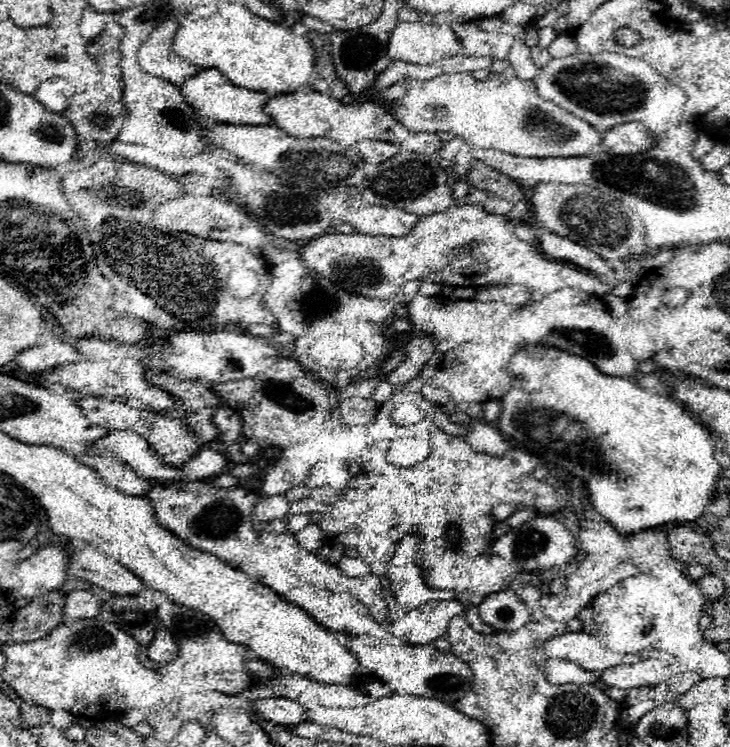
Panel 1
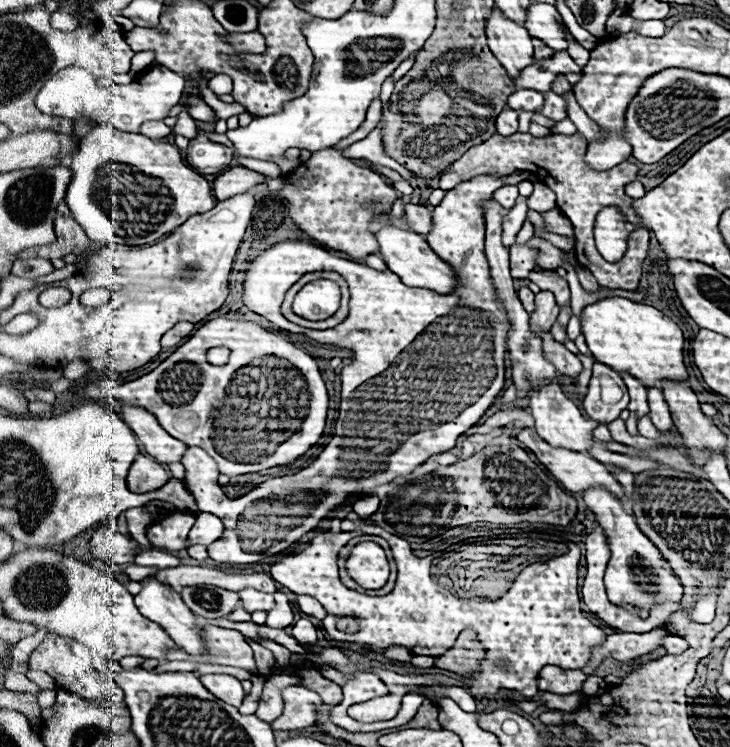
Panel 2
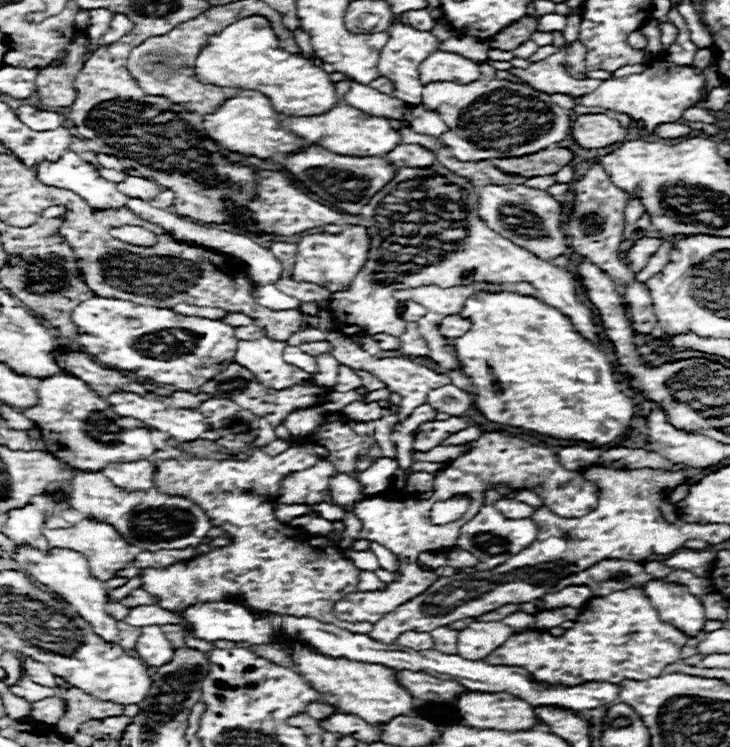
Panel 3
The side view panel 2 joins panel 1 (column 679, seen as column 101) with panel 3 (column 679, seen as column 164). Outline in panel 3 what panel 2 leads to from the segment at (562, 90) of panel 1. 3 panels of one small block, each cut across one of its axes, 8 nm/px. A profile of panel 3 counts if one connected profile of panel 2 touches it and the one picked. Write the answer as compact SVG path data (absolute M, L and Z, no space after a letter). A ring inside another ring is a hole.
M652 62L640 74L630 74L618 80L602 80L602 84L582 98L582 106L600 106L612 112L624 112L632 120L642 120L646 130L634 130L634 134L654 134L658 124L676 122L686 108L692 108L702 100L702 84L706 82L704 74L696 76L692 66L678 68L668 62Z

